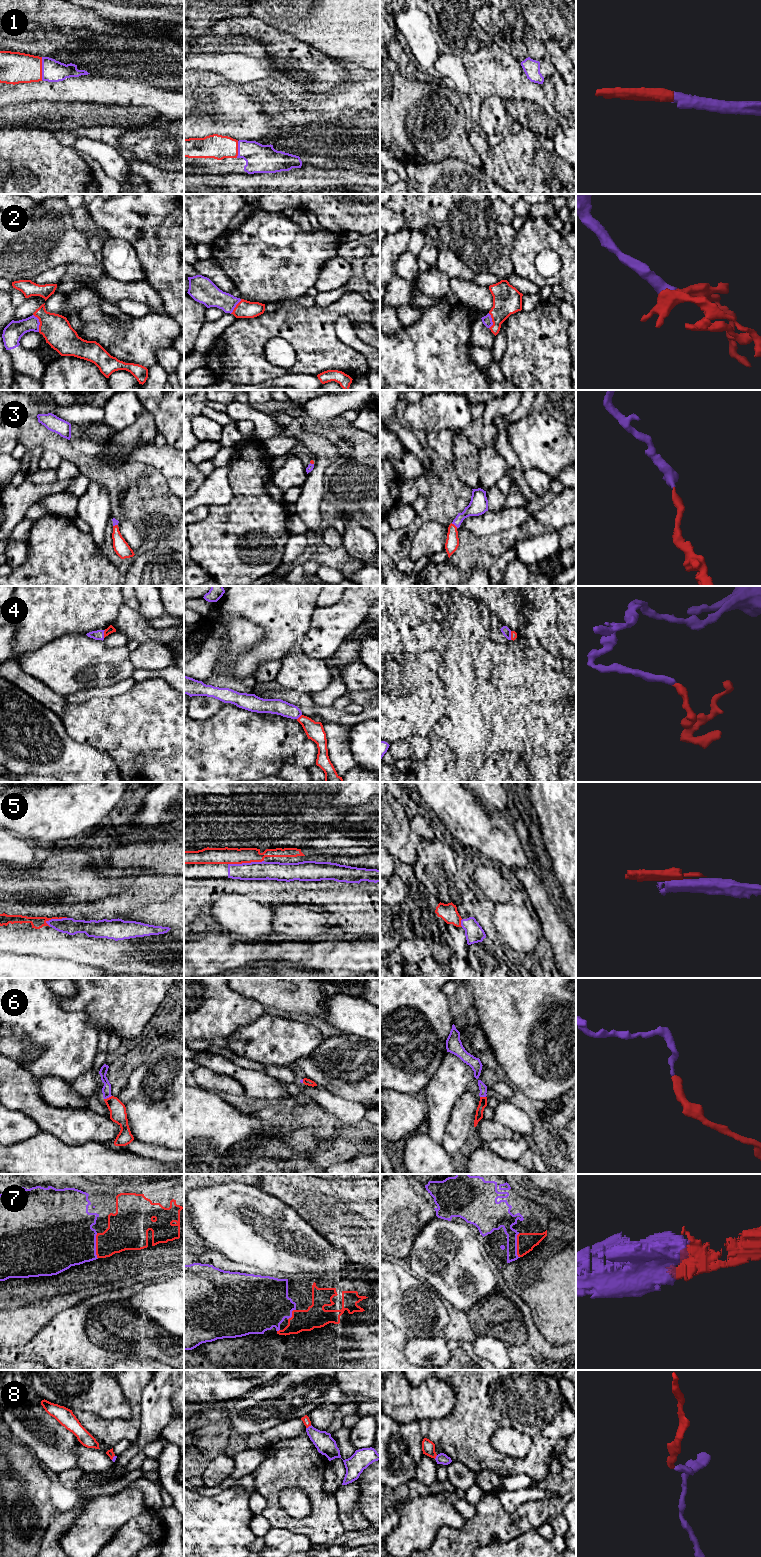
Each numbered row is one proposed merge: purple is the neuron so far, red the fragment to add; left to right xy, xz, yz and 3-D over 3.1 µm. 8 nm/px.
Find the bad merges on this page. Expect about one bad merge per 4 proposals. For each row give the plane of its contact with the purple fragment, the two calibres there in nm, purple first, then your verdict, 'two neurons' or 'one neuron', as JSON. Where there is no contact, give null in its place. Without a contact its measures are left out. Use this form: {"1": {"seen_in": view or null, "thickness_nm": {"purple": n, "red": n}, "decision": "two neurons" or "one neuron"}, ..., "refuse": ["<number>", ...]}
{"1": {"seen_in": "xy", "thickness_nm": {"purple": 180, "red": 260}, "decision": "one neuron"}, "2": {"seen_in": "xy", "thickness_nm": {"purple": 160, "red": 240}, "decision": "one neuron"}, "3": {"seen_in": "yz", "thickness_nm": {"purple": 150, "red": 110}, "decision": "one neuron"}, "4": {"seen_in": "xy", "thickness_nm": {"purple": 80, "red": 60}, "decision": "one neuron"}, "5": {"seen_in": "xz", "thickness_nm": {"purple": 150, "red": 130}, "decision": "two neurons"}, "6": {"seen_in": "xy", "thickness_nm": {"purple": 80, "red": 130}, "decision": "one neuron"}, "7": {"seen_in": "xy", "thickness_nm": {"purple": 460, "red": 280}, "decision": "one neuron"}, "8": {"seen_in": "xz", "thickness_nm": {"purple": 160, "red": 60}, "decision": "one neuron"}, "refuse": ["5"]}

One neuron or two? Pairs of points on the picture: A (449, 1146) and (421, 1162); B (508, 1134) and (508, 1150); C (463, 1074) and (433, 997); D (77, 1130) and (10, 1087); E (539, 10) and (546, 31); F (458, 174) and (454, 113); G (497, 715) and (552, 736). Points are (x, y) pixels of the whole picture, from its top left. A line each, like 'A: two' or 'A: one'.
A: two
B: two
C: two
D: one
E: one
F: two
G: one

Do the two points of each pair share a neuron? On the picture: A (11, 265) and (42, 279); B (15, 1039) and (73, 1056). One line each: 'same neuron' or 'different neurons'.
A: different neurons
B: same neuron

